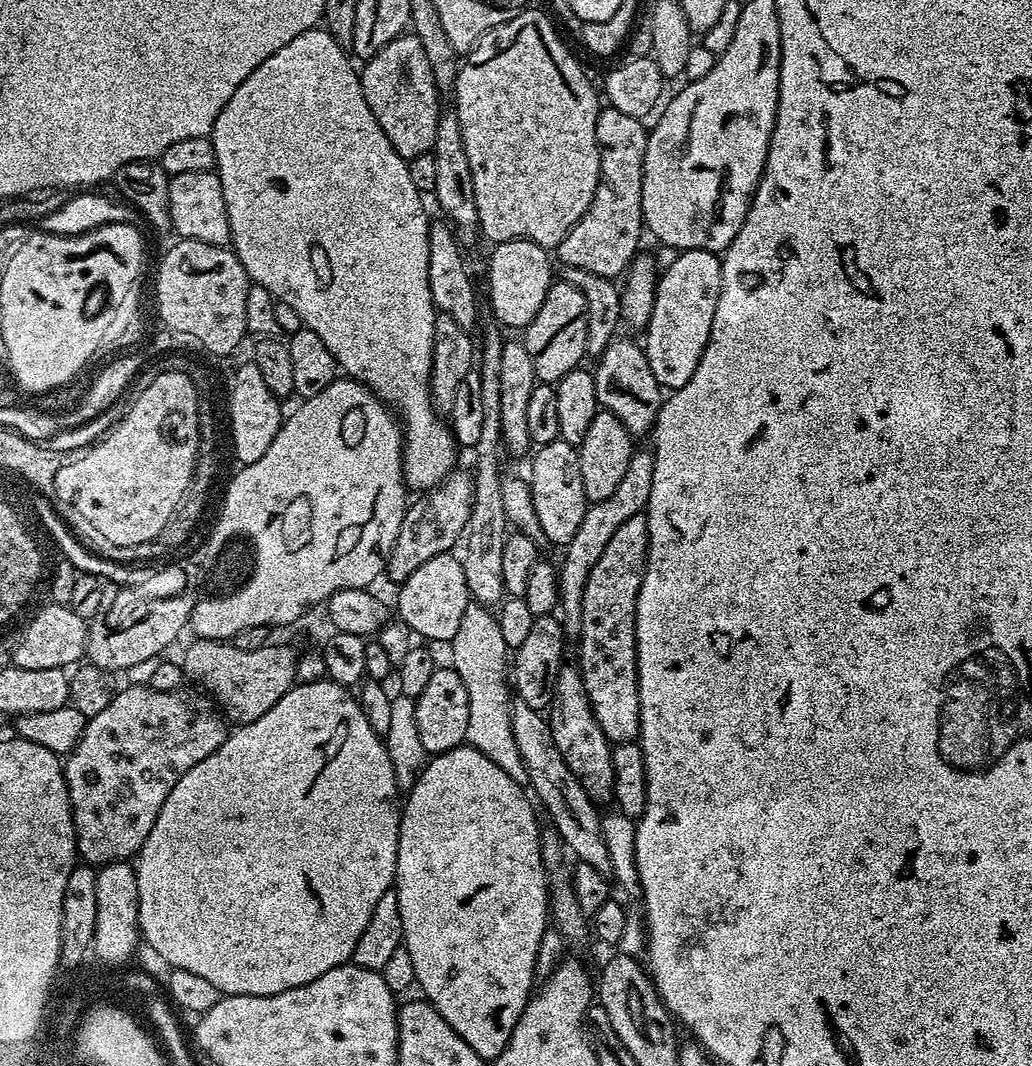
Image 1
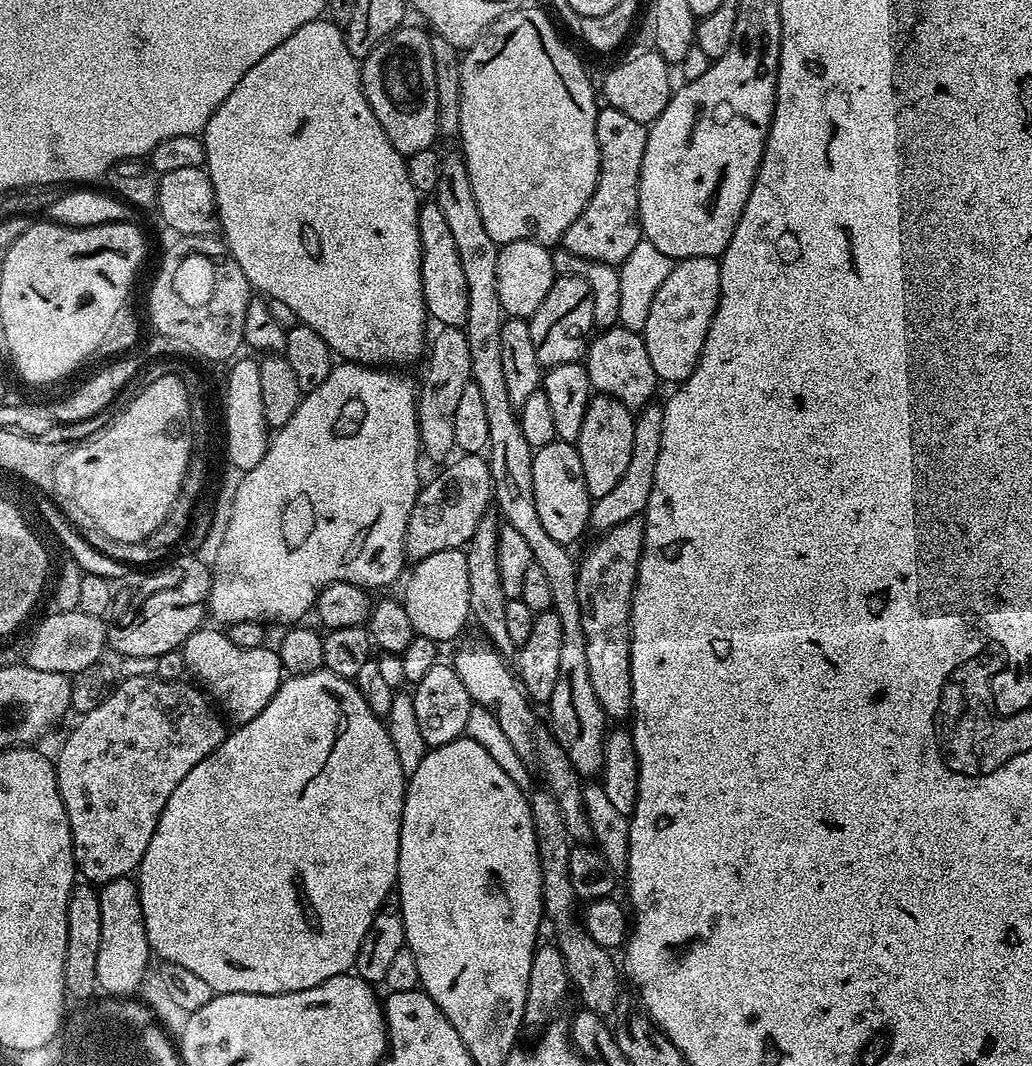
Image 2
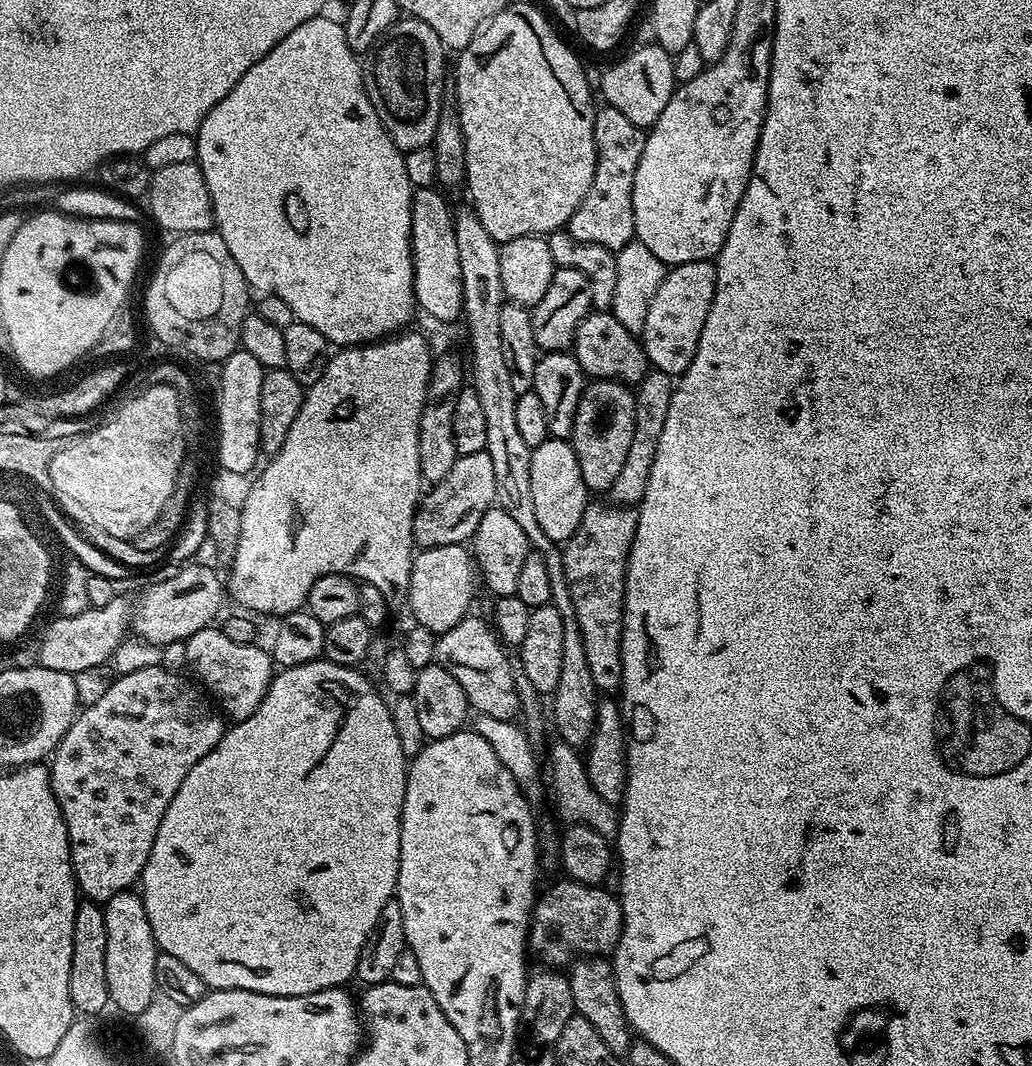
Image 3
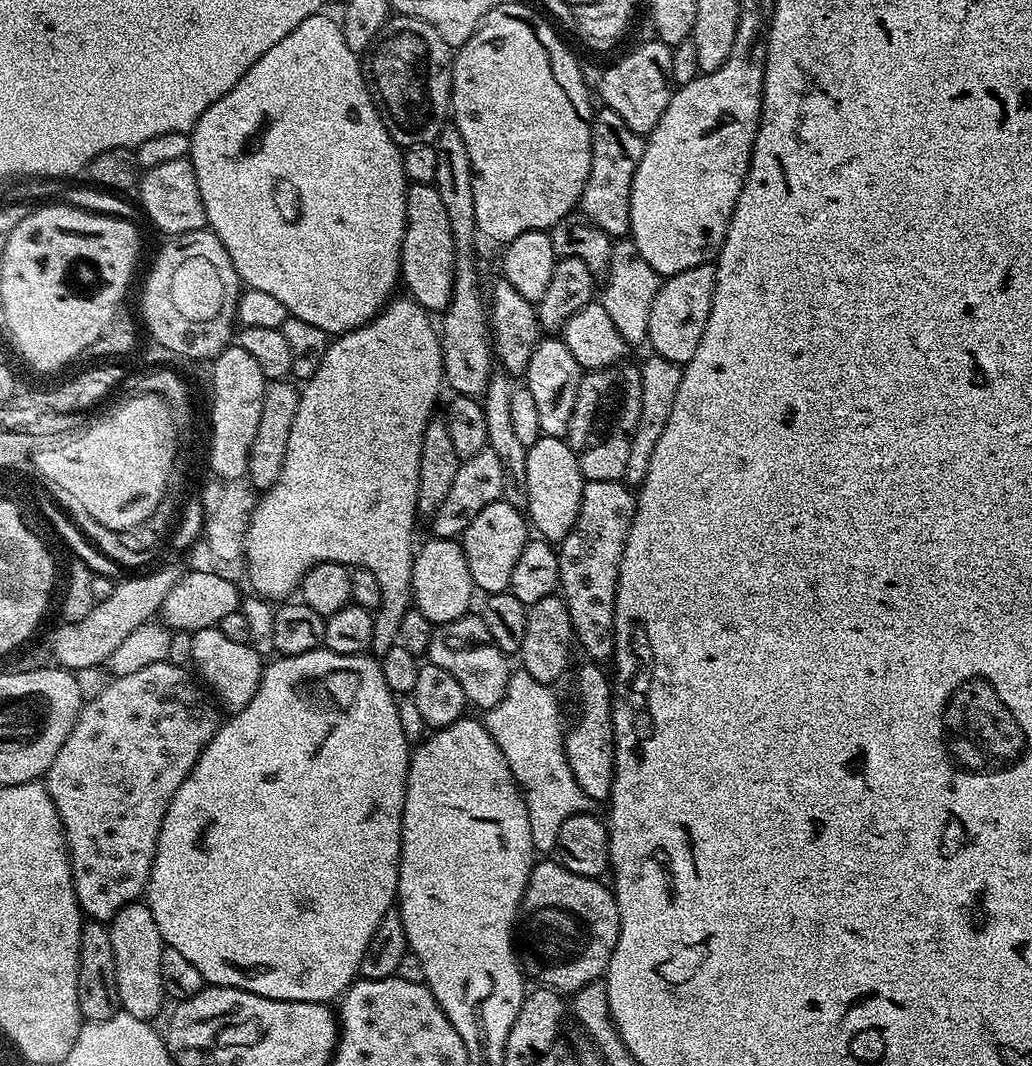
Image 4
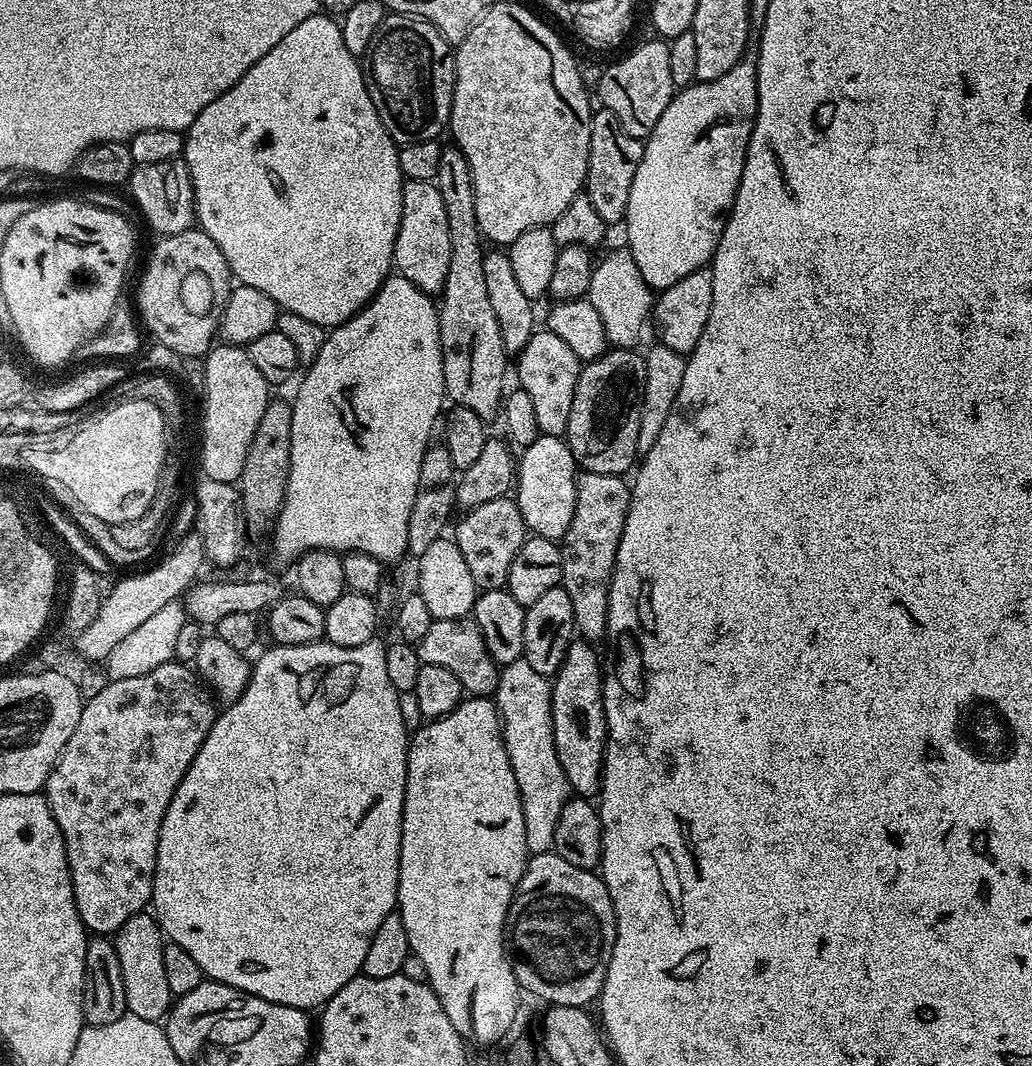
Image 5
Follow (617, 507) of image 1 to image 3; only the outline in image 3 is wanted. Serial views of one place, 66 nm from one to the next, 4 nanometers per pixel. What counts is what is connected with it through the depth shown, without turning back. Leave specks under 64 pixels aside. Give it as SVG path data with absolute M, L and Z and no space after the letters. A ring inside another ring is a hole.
M649 370L639 384L635 385L634 438L630 442L629 452L626 453L626 463L612 487L611 503L636 506L646 494L646 486L650 482L650 466L654 466L654 454L658 454L658 438L662 438L662 430L666 427L666 413L670 410L673 387L673 377L655 370Z

